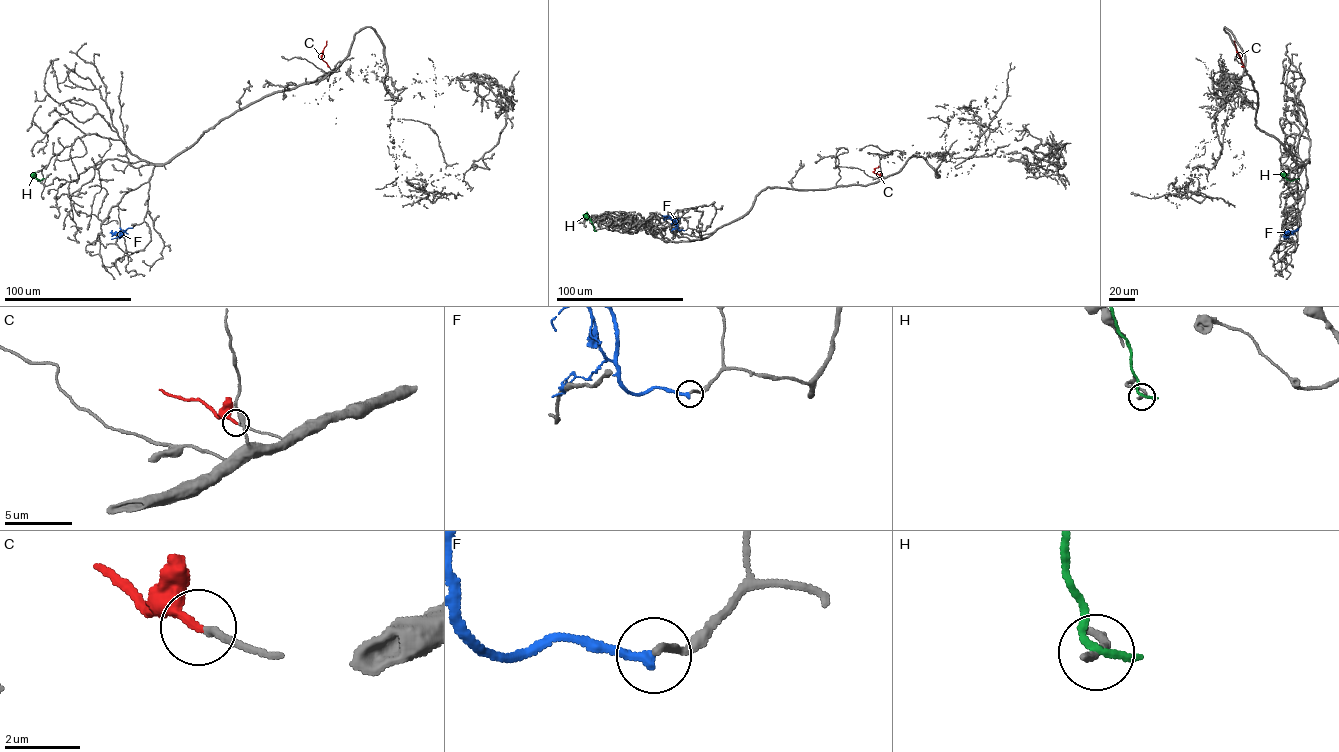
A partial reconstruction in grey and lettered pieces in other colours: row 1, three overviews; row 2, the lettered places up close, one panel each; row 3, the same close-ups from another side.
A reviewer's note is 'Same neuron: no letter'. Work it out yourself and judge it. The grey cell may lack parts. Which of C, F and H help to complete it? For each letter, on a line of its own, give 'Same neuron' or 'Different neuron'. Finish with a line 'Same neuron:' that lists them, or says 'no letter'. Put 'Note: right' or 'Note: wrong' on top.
Note: wrong
C: Same neuron
F: Different neuron
H: Different neuron
Same neuron: C

